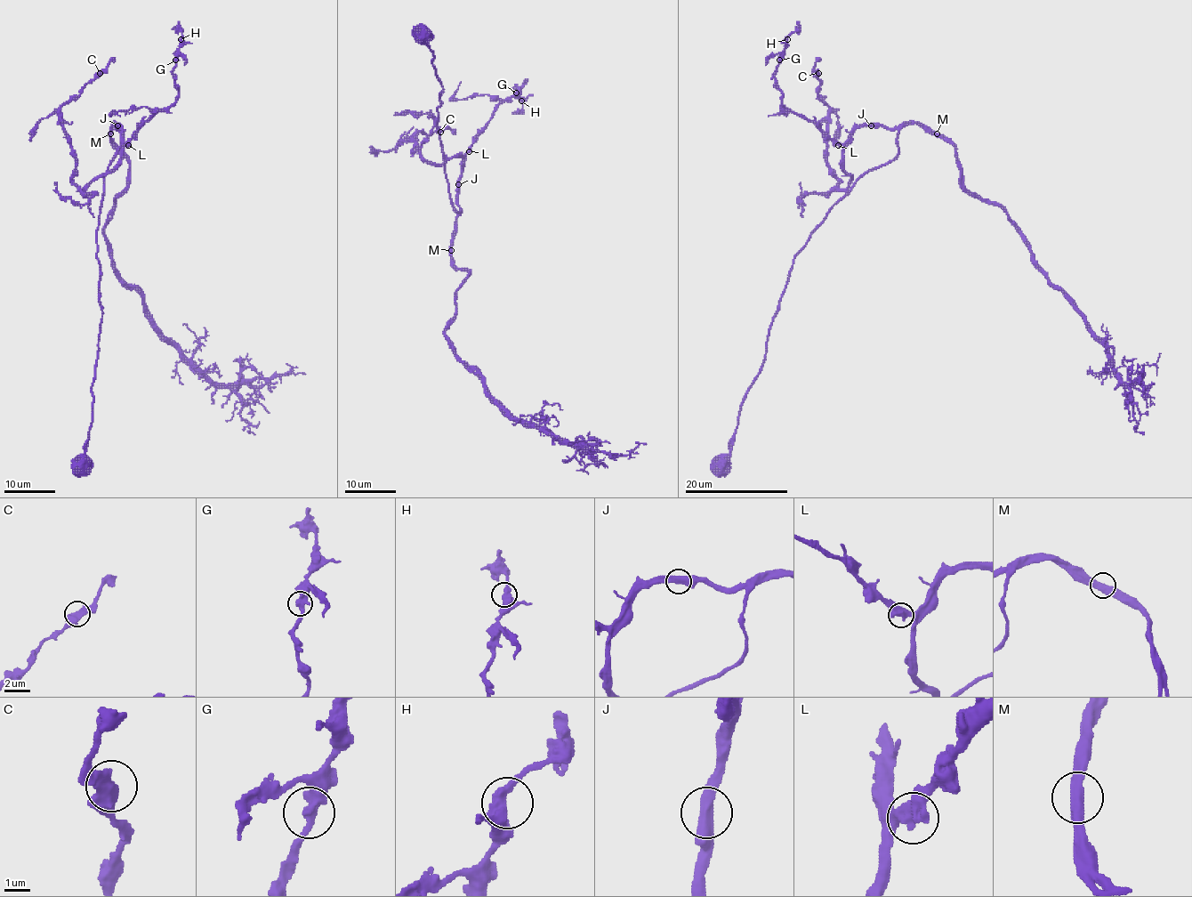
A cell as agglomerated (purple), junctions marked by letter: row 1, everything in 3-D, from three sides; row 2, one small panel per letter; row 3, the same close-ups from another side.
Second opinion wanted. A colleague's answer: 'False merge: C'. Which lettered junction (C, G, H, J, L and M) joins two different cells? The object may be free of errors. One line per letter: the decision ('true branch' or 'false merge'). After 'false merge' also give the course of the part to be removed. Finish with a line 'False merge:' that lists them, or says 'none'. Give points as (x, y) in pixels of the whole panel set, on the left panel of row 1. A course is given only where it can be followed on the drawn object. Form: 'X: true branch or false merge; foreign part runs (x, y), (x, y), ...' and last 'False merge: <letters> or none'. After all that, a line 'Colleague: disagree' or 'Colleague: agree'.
C: true branch
G: true branch
H: true branch
J: true branch
L: true branch
M: true branch
False merge: none
Colleague: disagree

